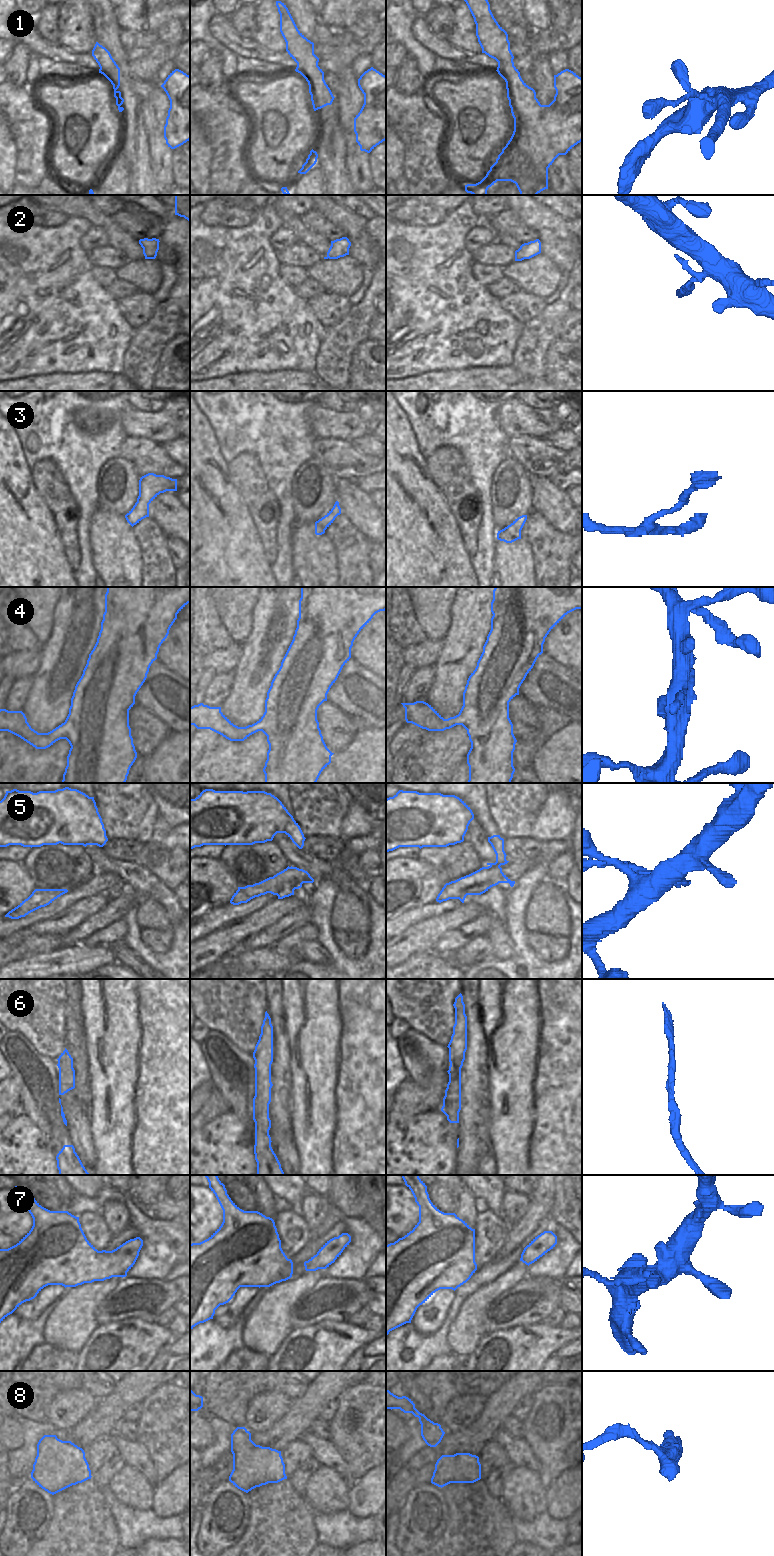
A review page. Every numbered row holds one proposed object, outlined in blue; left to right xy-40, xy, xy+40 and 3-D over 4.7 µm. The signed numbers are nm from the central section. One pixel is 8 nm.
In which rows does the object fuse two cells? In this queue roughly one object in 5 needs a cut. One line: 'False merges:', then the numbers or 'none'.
False merges: 2, 5

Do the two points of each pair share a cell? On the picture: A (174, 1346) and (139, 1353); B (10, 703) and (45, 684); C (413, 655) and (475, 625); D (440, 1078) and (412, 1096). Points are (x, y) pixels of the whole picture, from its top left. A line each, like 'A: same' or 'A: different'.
A: different
B: different
C: different
D: same

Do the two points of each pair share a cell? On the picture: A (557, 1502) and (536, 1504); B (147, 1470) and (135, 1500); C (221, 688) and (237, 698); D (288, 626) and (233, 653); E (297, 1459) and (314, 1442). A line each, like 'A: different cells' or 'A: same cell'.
A: different cells
B: different cells
C: different cells
D: different cells
E: different cells

